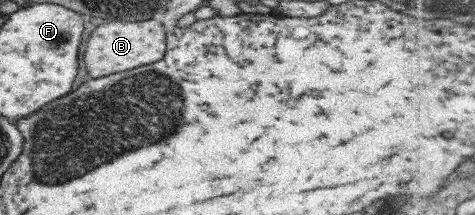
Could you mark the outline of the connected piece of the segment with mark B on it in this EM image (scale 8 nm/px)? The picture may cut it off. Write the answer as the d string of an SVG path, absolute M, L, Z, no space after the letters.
M158 17L137 22L119 21L101 24L89 34L85 42L87 48L83 56L85 60L83 66L87 68L87 74L91 78L99 78L155 63L163 58L165 35L166 29Z

